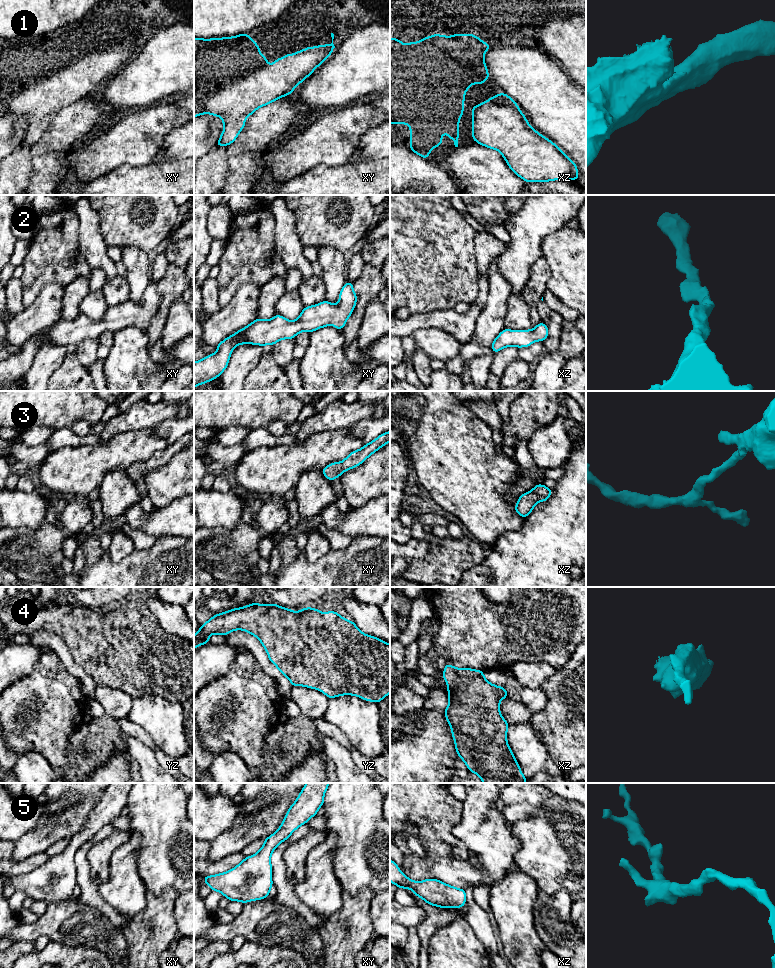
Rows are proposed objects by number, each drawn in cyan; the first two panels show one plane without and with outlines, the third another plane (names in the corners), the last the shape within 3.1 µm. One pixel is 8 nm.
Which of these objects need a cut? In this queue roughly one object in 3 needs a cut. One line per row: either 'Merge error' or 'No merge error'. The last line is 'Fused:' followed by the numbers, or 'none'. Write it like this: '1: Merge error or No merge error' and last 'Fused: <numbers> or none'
1: No merge error
2: No merge error
3: No merge error
4: No merge error
5: No merge error
Fused: none

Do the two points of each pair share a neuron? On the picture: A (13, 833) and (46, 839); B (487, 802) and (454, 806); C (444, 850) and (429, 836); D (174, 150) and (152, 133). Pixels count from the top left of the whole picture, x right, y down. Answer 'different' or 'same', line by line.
A: different
B: different
C: same
D: different

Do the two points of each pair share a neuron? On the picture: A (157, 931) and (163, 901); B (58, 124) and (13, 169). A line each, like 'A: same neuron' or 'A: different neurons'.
A: same neuron
B: same neuron

